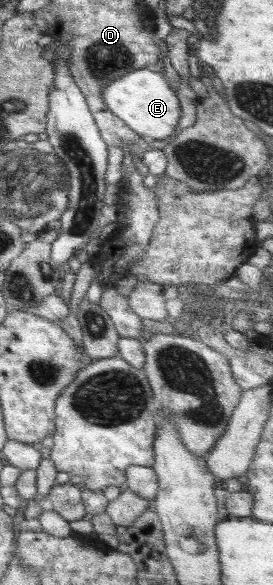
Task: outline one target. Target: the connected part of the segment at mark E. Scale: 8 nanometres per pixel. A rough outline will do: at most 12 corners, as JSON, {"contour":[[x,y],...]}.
{"contour":[[135,69],[101,91],[140,136],[176,134],[180,104],[167,78]]}

